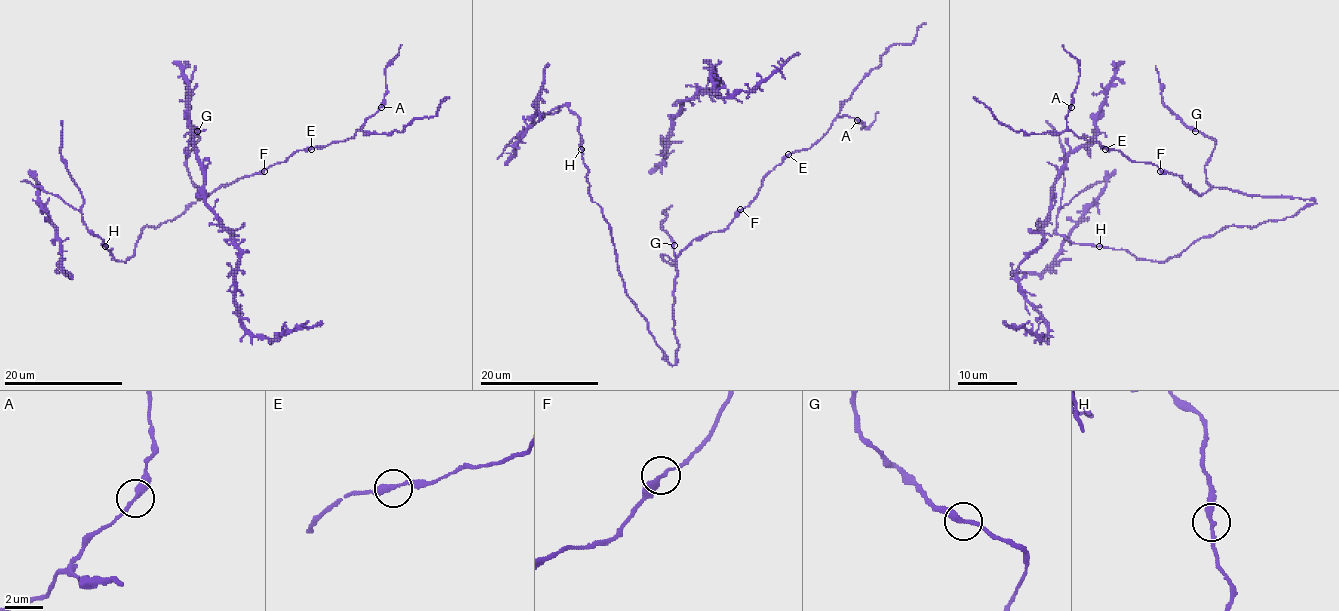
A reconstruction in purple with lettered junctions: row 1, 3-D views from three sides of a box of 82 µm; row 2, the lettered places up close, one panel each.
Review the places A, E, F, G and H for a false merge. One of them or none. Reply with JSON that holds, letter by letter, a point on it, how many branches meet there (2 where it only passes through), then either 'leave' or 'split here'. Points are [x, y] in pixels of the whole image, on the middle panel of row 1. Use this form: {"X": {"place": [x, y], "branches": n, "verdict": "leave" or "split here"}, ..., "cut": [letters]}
{"A": {"place": [857, 120], "branches": 2, "verdict": "leave"}, "E": {"place": [788, 154], "branches": 2, "verdict": "leave"}, "F": {"place": [740, 209], "branches": 2, "verdict": "leave"}, "G": {"place": [674, 245], "branches": 2, "verdict": "leave"}, "H": {"place": [581, 149], "branches": 2, "verdict": "leave"}, "cut": []}

